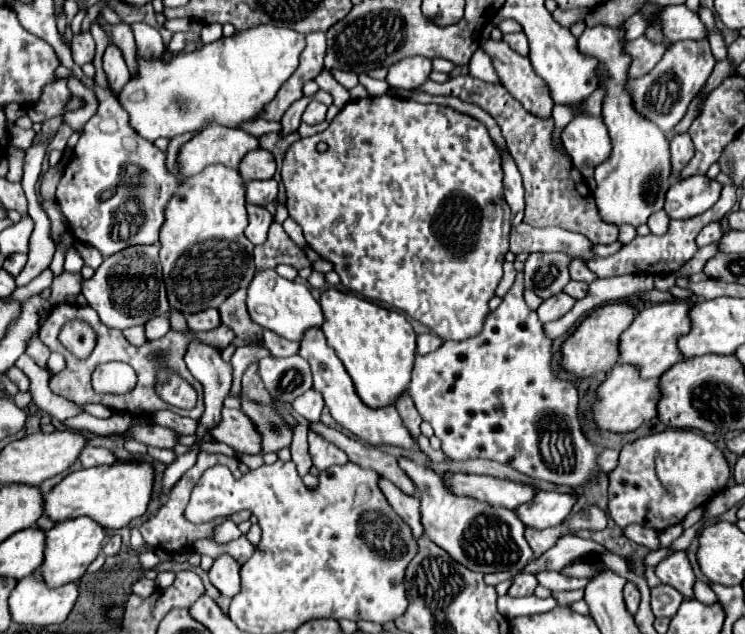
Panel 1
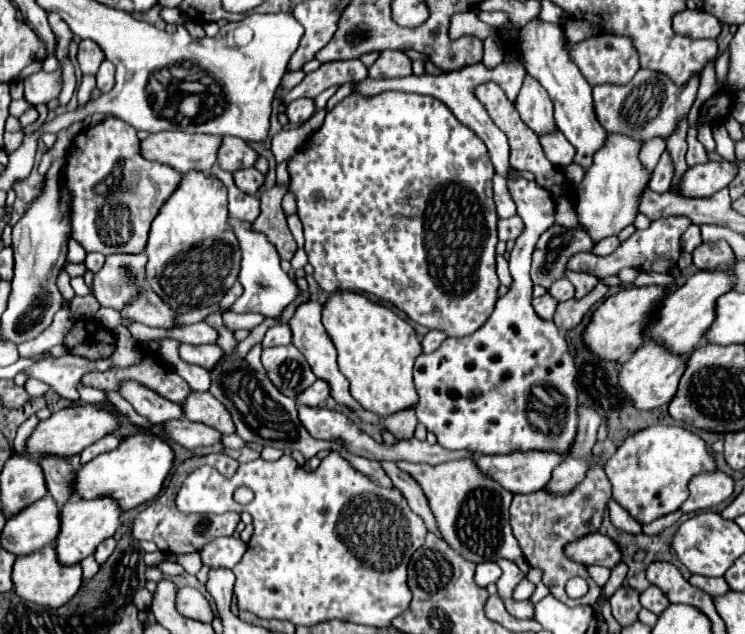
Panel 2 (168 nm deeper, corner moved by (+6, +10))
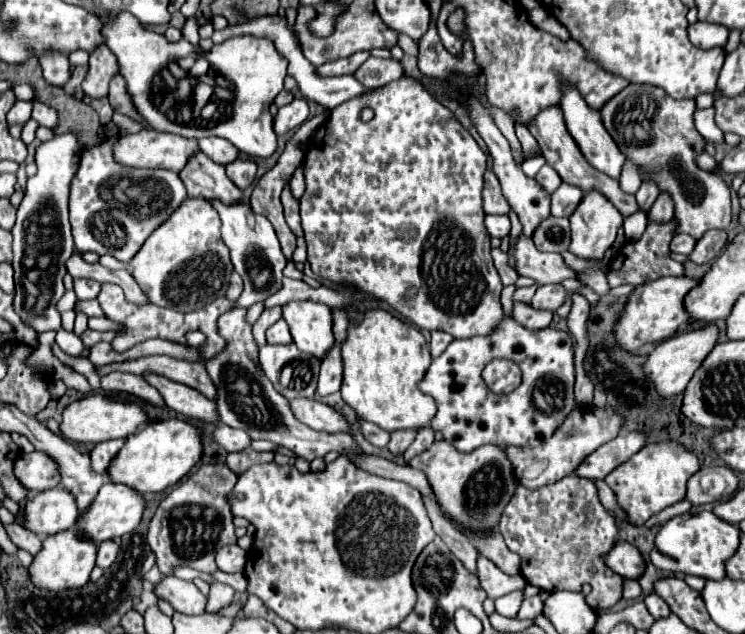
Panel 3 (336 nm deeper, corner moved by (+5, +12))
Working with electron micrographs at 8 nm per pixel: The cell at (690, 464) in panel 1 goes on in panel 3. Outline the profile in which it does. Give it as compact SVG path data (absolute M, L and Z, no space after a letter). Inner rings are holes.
M650 442L638 454L634 454L628 462L620 464L606 476L606 484L614 490L618 506L624 508L626 520L632 526L644 526L644 522L664 510L680 502L686 496L686 478L700 470L700 462L696 454L688 452L678 442Z

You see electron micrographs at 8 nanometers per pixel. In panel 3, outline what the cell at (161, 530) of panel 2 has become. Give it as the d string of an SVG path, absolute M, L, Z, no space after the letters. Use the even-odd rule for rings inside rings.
M202 464L194 474L182 478L182 482L162 500L148 528L148 544L156 554L156 564L164 576L172 576L176 566L188 566L208 574L218 570L214 560L218 548L236 542L232 512L226 500L236 480L236 474L230 472L226 464Z

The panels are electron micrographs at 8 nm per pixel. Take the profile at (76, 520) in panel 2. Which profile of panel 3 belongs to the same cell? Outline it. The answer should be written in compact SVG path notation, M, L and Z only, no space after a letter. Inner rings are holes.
M106 482L100 488L100 492L98 492L96 500L92 502L92 506L80 518L78 526L80 526L82 534L90 536L96 544L100 544L100 542L110 540L114 536L122 536L122 534L132 532L140 524L144 508L146 508L146 502L144 502L144 496L140 492L134 492L134 488L128 488L128 486L122 486L122 484Z

